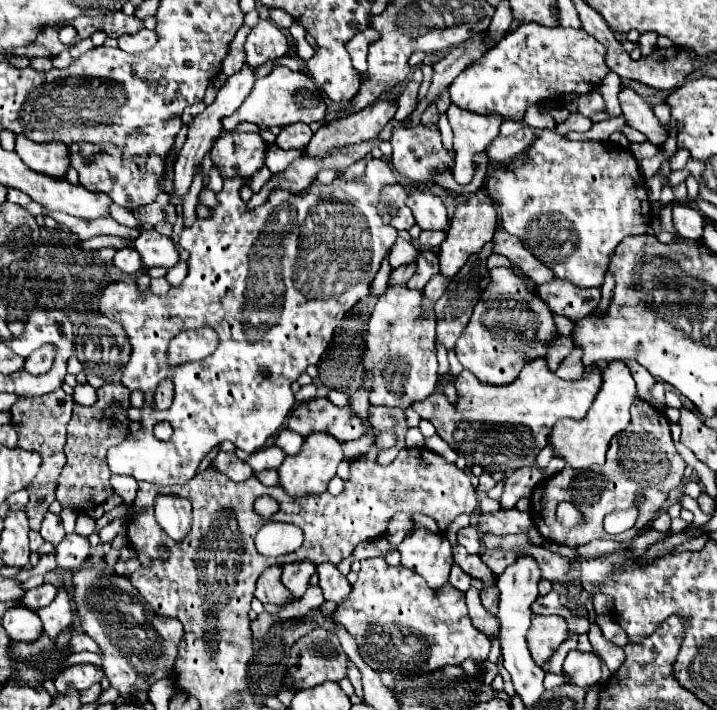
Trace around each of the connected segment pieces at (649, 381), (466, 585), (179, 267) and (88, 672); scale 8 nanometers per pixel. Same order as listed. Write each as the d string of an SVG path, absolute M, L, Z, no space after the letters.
M623 360L625 364L629 364L629 368L633 370L633 374L635 374L635 384L637 384L637 396L639 396L639 400L651 400L651 394L649 394L649 390L651 390L651 386L655 384L655 378L641 366L641 364L637 364L635 360Z
M453 563L449 575L449 583L452 586L466 592L471 587L471 580L472 578L468 574L465 574L457 564Z
M177 262L173 268L167 270L165 278L171 282L171 286L175 286L185 278L185 274L187 274L187 262Z
M79 664L79 666L71 666L67 668L59 678L55 678L55 688L57 692L65 694L67 688L77 688L77 690L85 690L95 682L103 680L103 670L99 666L93 664Z

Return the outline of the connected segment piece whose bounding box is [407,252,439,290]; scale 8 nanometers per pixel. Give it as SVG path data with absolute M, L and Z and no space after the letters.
M421 252L417 256L417 272L415 276L407 282L409 288L415 288L415 290L423 290L425 284L431 280L431 276L435 276L439 272L439 262L437 262L437 256L431 254L431 252Z

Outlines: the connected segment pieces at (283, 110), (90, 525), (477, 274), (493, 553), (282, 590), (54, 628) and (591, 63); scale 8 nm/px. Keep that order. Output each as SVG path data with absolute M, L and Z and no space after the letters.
M285 66L275 68L271 74L267 74L265 78L257 80L249 98L245 98L245 102L241 104L241 108L231 114L229 118L223 118L223 126L225 130L233 130L237 124L241 122L253 122L257 126L287 126L293 122L321 122L325 118L325 104L317 104L321 98L317 86L313 84L313 80L303 74L303 72L293 72Z
M79 514L77 516L77 534L83 534L83 536L91 536L95 530L97 530L97 524L95 524L95 520L91 518L91 516L83 516L83 514Z
M487 242L483 246L483 250L475 256L471 256L469 262L457 272L455 280L447 286L447 294L443 294L435 304L435 312L437 312L437 336L435 338L437 338L439 344L445 346L445 350L453 350L461 330L467 326L467 322L473 314L473 308L475 308L477 300L481 298L487 282L489 282L489 270L487 270L485 262L487 262L487 256L491 252L493 252L493 242Z
M485 550L481 554L481 560L485 562L485 566L495 574L499 576L507 566L511 566L517 558L513 552L503 552L503 550Z
M273 566L261 574L261 578L257 580L255 598L261 600L263 604L275 604L275 606L283 606L289 602L289 590L281 584L279 566Z
M59 588L57 598L47 606L39 610L39 618L43 622L43 630L45 634L57 642L57 636L71 626L73 622L73 608L71 608L71 598L69 598L69 590L67 588Z
M525 22L513 30L509 30L493 48L489 48L479 60L471 62L449 86L451 102L457 106L477 112L477 114L499 114L507 120L523 120L525 112L531 104L557 104L563 106L567 94L587 94L593 92L595 86L609 72L605 66L605 46L591 38L585 30L573 28L547 28L537 26L535 22Z

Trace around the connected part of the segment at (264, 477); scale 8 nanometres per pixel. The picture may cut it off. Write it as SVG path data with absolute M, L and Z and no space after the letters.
M267 468L267 470L261 470L261 472L255 472L257 480L263 482L265 486L277 486L279 484L279 476L277 476L277 470L273 468Z

